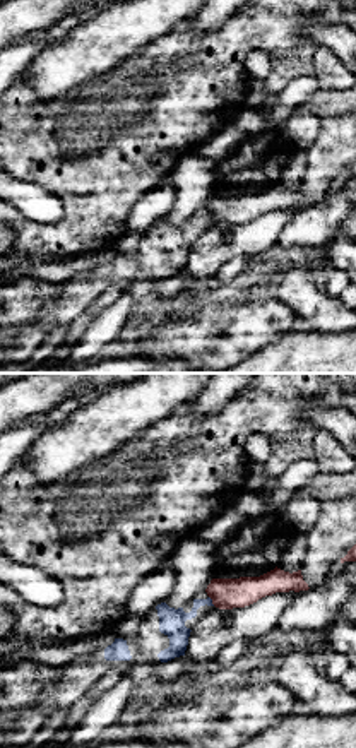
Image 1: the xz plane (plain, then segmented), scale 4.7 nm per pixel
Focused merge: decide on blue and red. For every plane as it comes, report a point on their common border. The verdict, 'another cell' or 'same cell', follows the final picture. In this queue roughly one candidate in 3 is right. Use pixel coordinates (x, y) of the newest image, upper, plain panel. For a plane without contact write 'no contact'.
contact (211, 218)

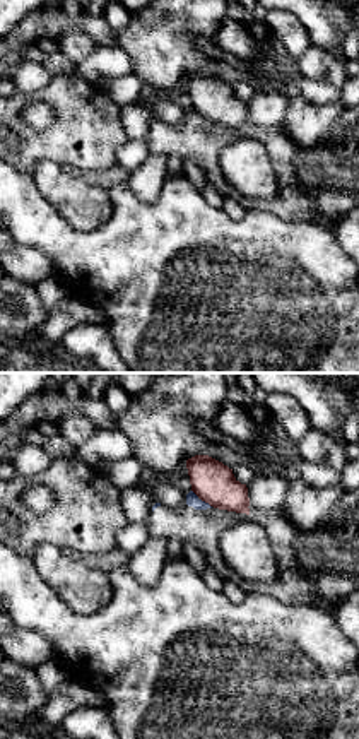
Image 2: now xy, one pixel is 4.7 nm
contact (200, 117)

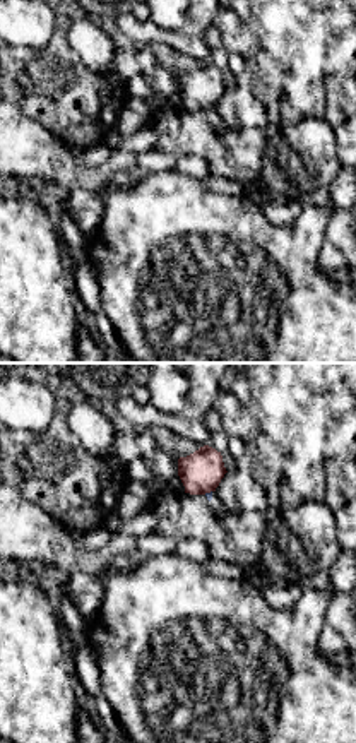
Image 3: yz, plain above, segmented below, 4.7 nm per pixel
contact (207, 110)

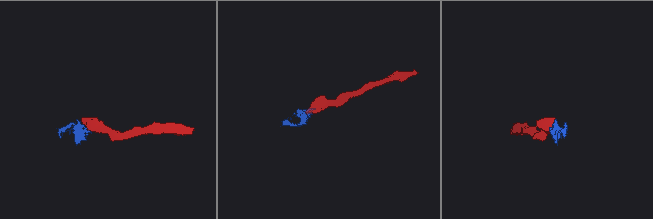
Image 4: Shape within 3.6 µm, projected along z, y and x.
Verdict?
another cell

